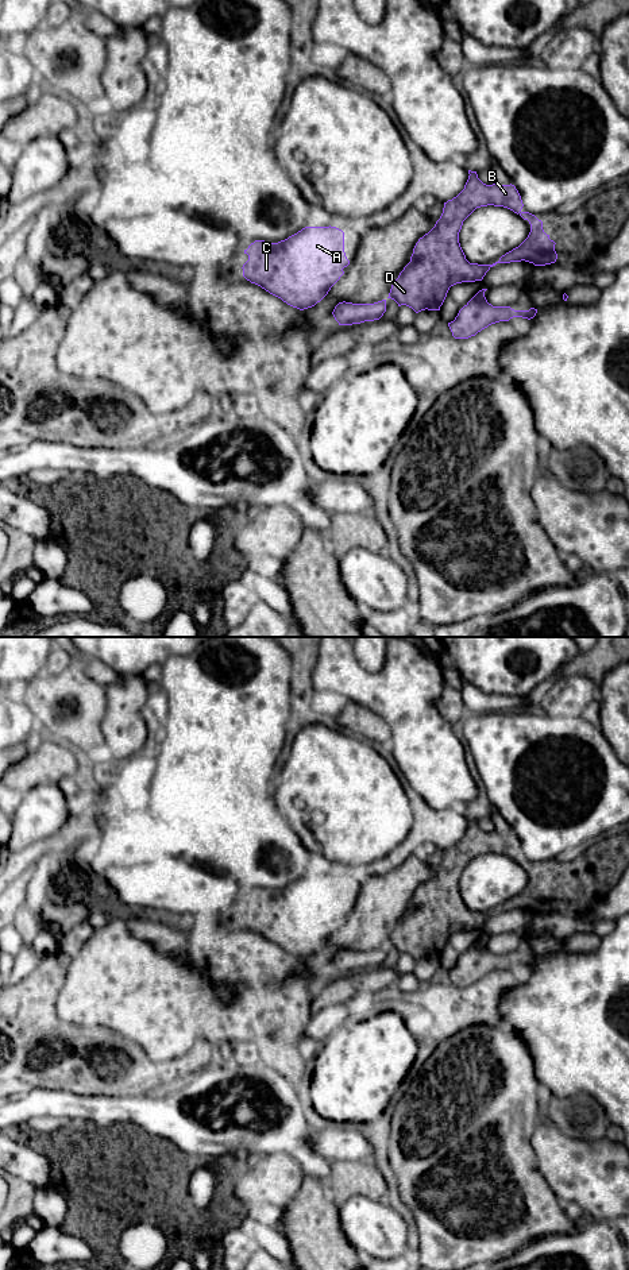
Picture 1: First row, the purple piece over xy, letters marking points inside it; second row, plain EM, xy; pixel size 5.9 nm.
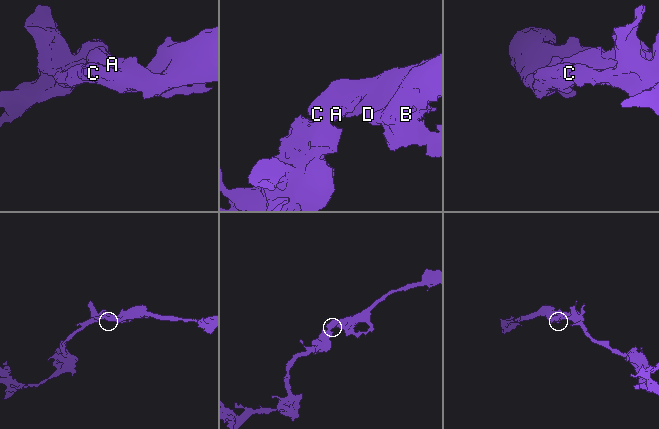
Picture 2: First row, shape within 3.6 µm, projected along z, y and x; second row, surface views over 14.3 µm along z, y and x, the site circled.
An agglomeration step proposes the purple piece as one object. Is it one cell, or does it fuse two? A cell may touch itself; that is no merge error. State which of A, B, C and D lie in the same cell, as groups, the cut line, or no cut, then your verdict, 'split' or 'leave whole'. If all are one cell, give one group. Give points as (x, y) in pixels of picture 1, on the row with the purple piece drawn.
groups A B C D; cut none; leave whole

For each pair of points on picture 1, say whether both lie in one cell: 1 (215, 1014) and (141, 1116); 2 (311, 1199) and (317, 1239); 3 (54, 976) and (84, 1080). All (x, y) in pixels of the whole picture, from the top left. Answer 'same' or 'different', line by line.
1: different
2: same
3: same

